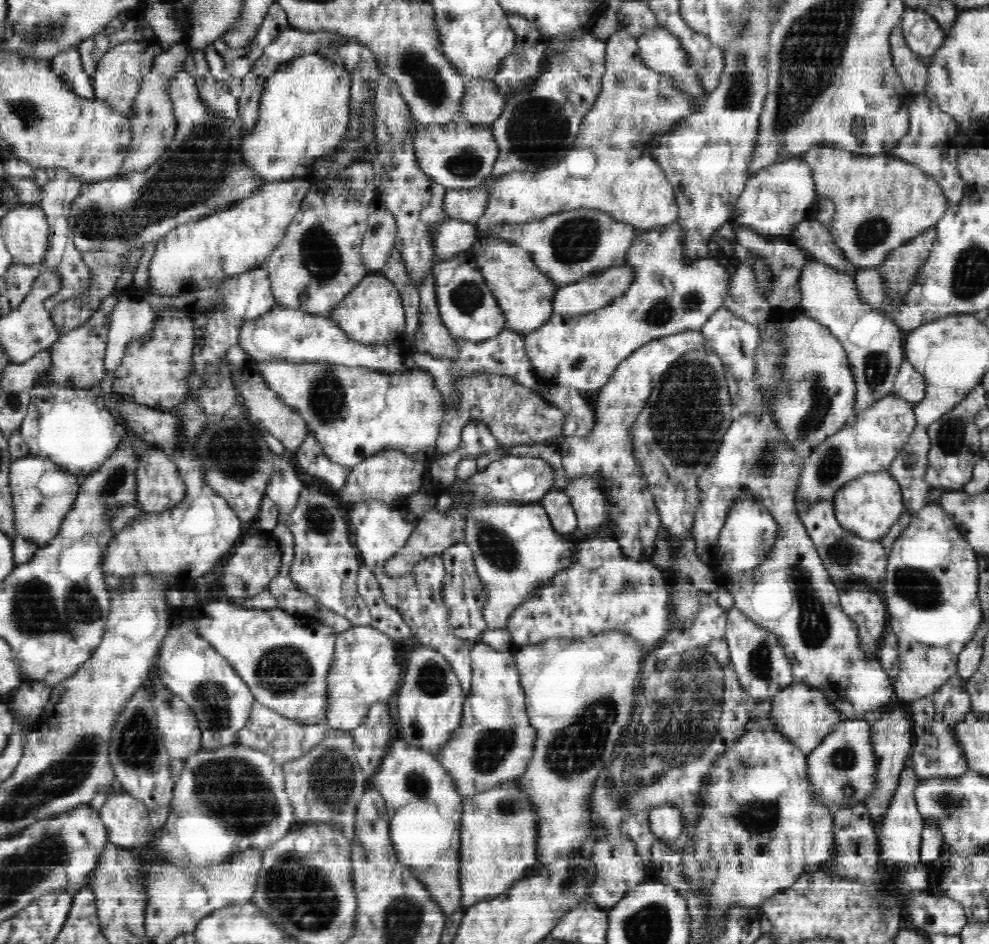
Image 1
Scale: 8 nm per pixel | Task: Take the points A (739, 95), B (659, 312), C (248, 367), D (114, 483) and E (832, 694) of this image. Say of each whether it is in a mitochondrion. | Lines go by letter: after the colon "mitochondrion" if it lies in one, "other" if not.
A: mitochondrion
B: mitochondrion
C: other
D: mitochondrion
E: other

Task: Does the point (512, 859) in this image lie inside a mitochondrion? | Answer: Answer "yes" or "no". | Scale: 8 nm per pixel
no

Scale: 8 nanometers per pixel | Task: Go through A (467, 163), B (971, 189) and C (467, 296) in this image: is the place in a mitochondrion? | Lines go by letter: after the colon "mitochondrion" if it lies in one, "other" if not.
A: mitochondrion
B: other
C: mitochondrion

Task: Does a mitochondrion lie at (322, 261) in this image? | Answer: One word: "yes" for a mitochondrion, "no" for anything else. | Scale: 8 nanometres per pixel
yes

